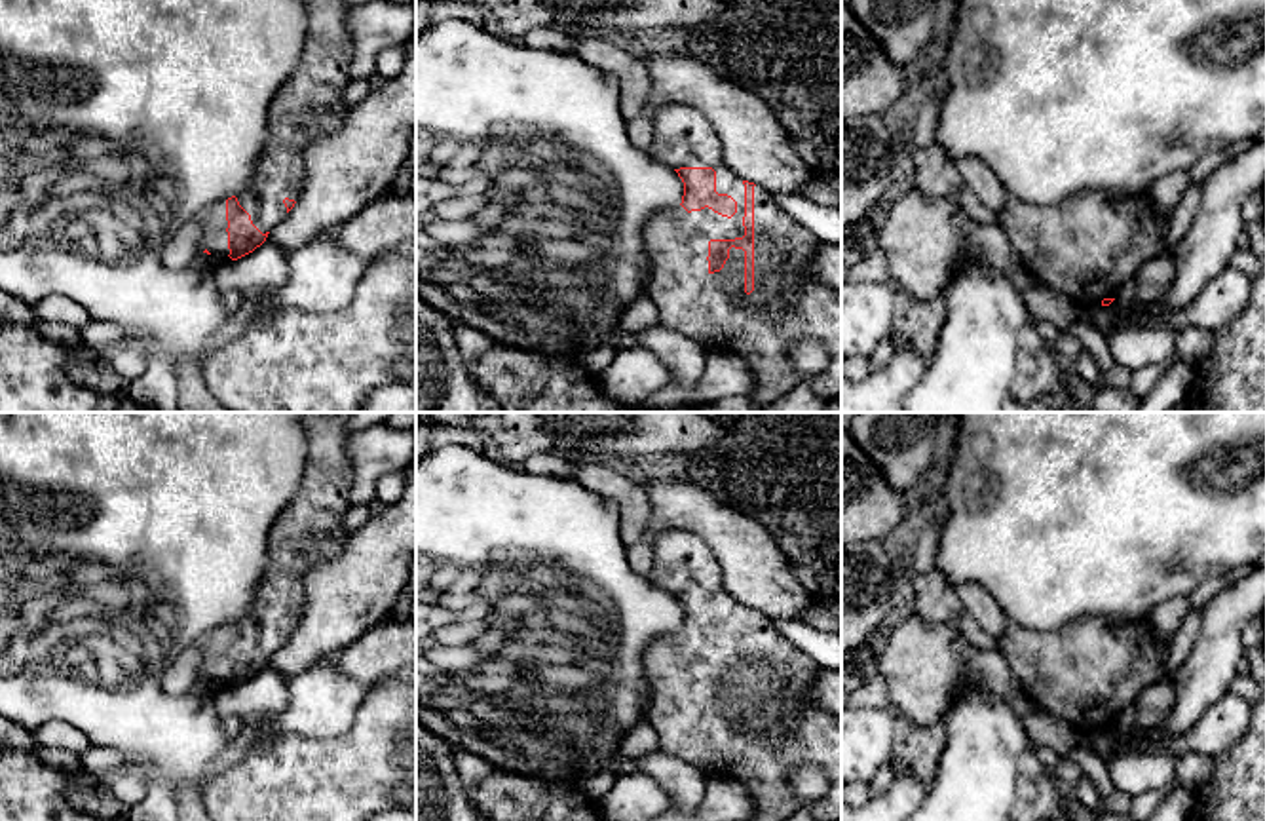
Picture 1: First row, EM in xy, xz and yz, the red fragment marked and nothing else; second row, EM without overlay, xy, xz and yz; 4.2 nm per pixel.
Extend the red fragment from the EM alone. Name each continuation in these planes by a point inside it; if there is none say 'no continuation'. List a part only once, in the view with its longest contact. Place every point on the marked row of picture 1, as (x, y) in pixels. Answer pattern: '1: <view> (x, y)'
1: xz (789, 303)

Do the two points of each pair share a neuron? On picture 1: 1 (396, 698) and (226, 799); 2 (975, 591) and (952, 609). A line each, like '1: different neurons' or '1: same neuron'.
1: same neuron
2: different neurons

